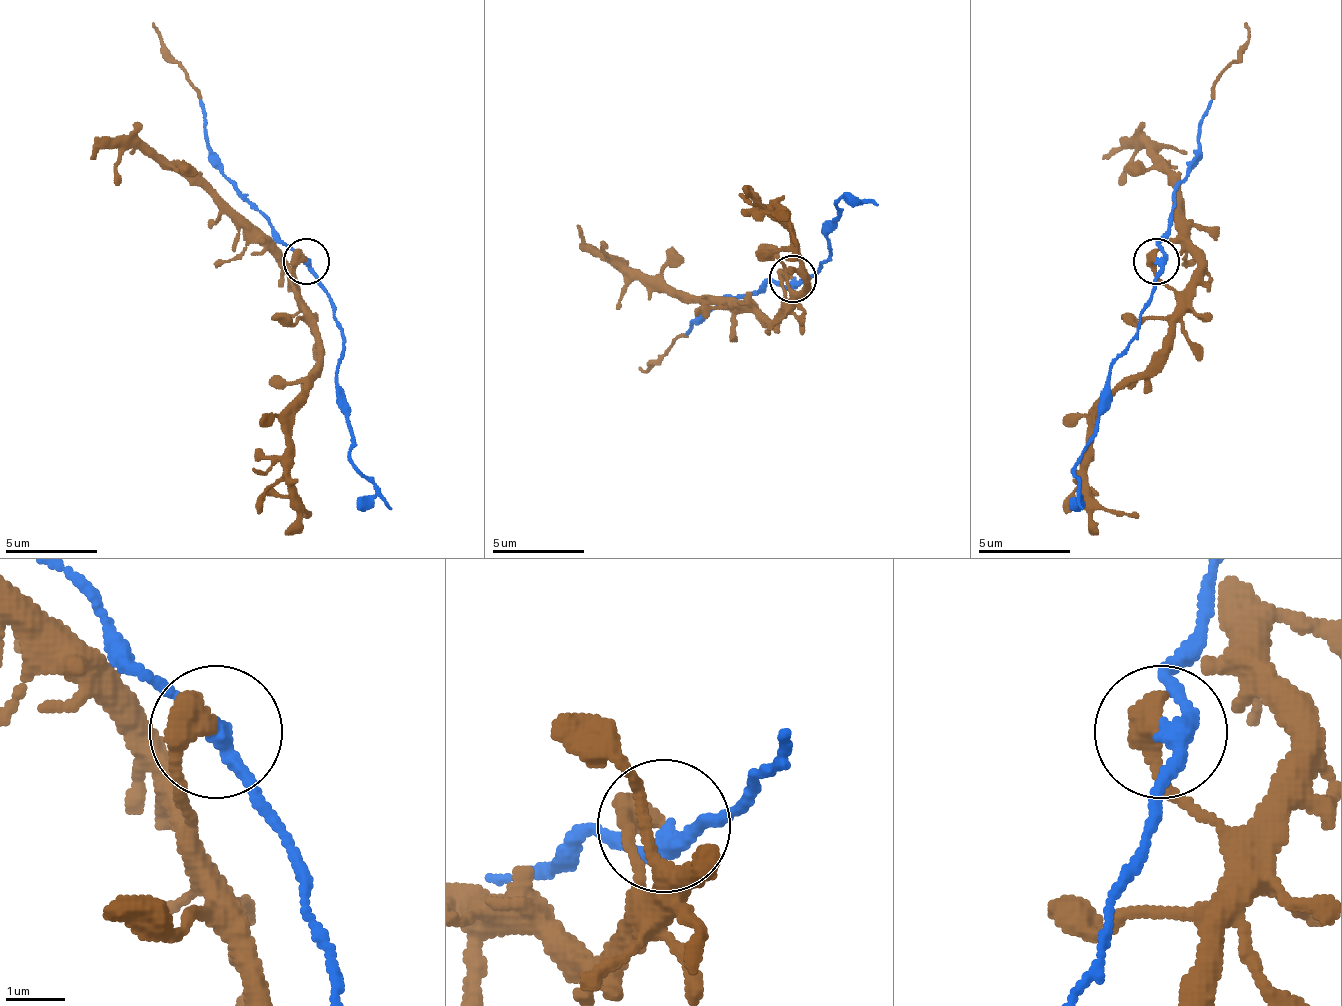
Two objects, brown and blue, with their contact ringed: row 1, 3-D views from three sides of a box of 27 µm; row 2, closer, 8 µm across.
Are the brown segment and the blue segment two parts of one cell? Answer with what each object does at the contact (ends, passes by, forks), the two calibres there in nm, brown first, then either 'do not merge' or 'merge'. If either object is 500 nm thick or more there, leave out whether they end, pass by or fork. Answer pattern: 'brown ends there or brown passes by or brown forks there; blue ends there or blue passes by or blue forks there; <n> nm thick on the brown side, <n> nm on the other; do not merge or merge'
500 nm thick on the brown side, 260 nm on the other; merge

